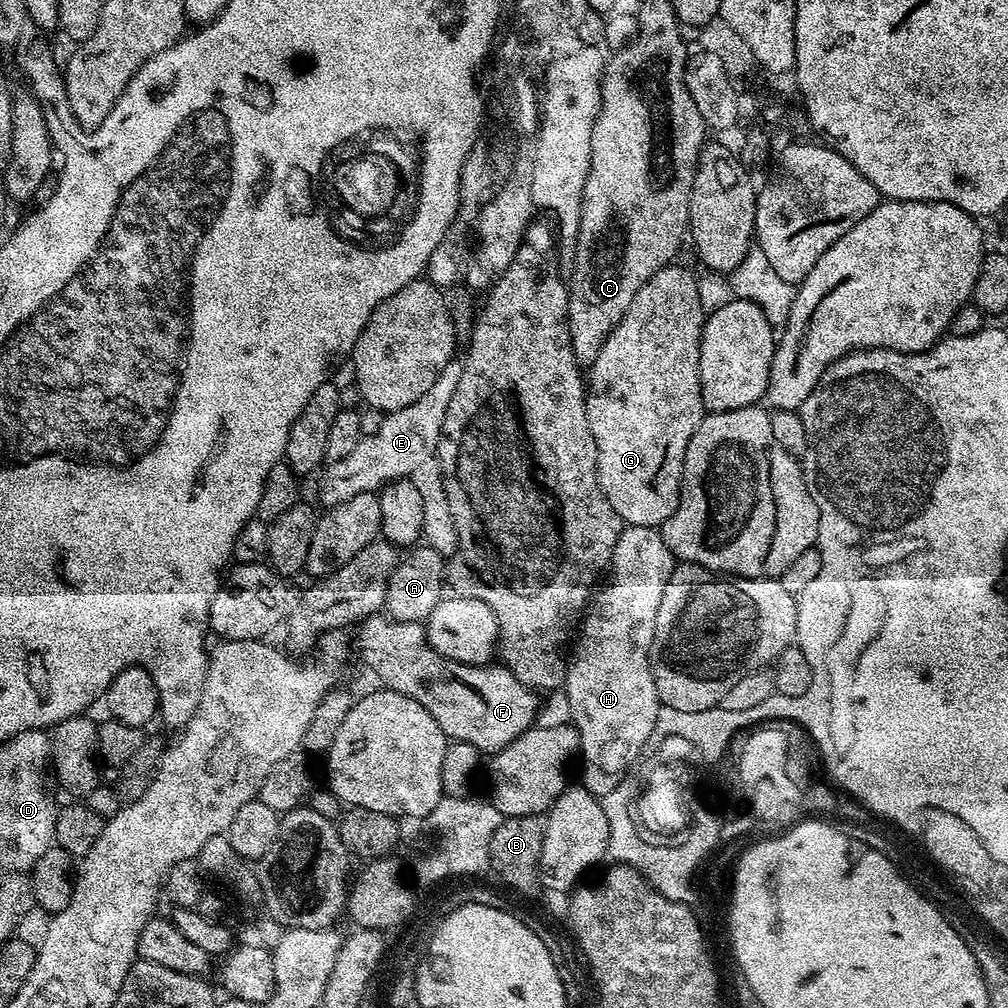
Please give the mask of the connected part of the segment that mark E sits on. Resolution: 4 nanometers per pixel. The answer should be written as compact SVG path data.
M452 359L442 370L442 374L438 374L438 382L434 382L434 386L430 386L430 390L422 394L418 402L397 412L387 413L382 426L378 426L374 434L361 436L354 450L346 454L346 458L331 461L319 473L320 489L317 490L316 496L324 503L323 507L329 509L342 502L350 502L354 494L379 493L391 480L408 478L419 463L433 459L440 441L442 418L446 418L450 398L454 398L454 390L458 390L458 378L462 378L463 369L463 359Z

